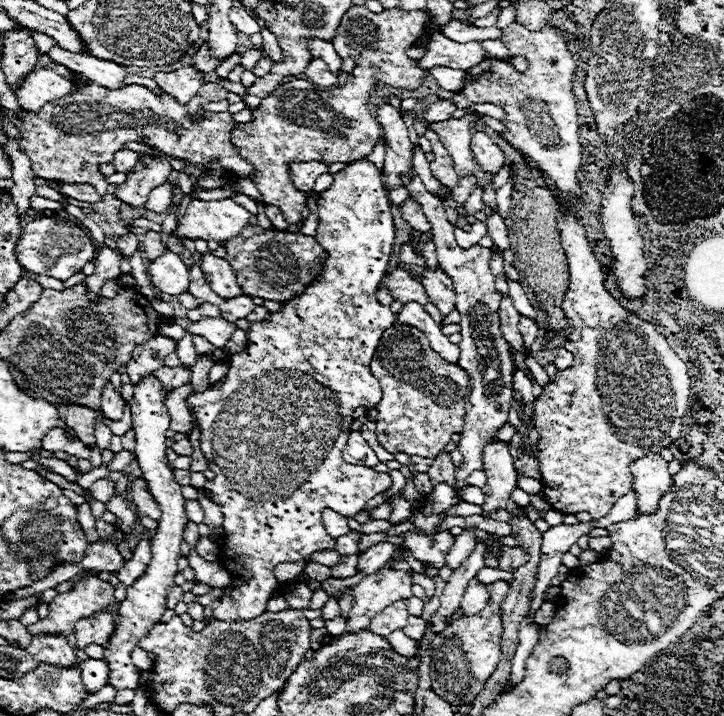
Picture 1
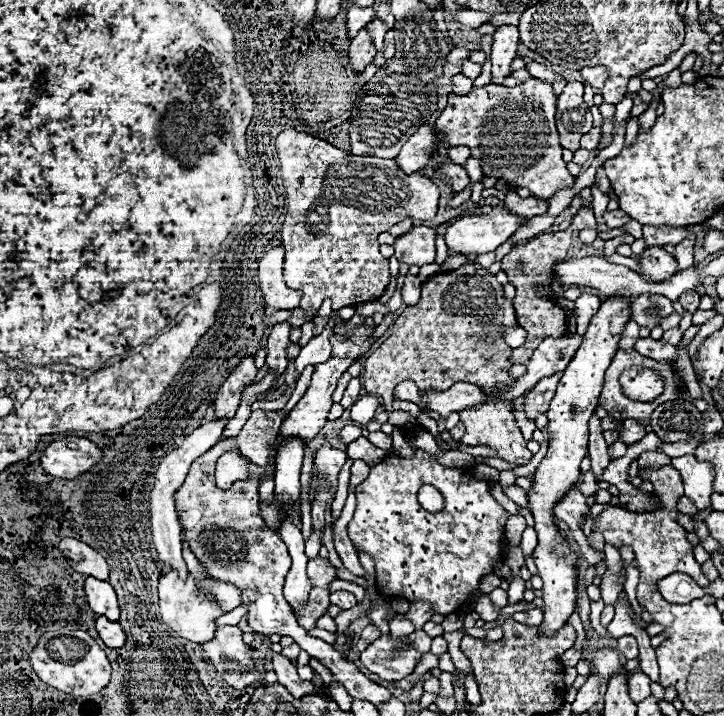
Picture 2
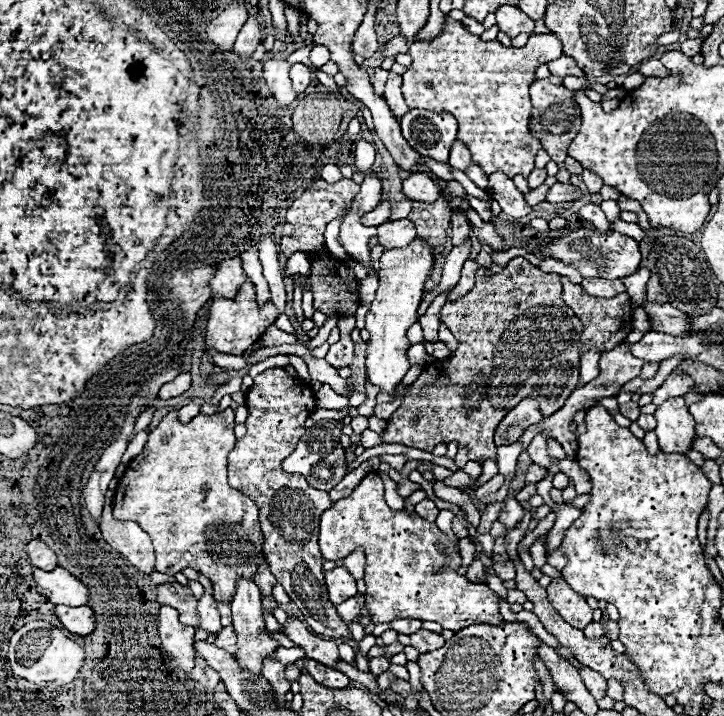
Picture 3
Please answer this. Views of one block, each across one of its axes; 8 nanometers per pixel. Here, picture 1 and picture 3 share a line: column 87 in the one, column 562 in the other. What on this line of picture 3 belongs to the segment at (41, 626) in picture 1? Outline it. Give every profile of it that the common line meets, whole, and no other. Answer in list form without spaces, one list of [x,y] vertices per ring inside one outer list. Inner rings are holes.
[[[554,578],[552,584],[546,588],[546,592],[548,592],[548,600],[550,600],[550,604],[552,604],[552,606],[560,612],[560,616],[562,616],[568,624],[572,624],[574,628],[584,630],[584,628],[592,622],[592,608],[586,604],[586,598],[578,596],[578,594],[568,586],[568,582],[566,582],[564,578]]]

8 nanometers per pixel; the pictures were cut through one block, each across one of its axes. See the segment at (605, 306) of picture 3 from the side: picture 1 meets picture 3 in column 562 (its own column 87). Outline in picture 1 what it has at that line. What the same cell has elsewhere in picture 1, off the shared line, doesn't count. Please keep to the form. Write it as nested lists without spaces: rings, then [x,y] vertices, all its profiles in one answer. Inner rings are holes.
[[[100,248],[96,258],[94,258],[96,270],[92,276],[84,278],[84,284],[88,286],[88,300],[96,302],[100,296],[100,288],[106,280],[118,278],[120,276],[120,266],[118,266],[118,254],[112,252],[110,248]]]

